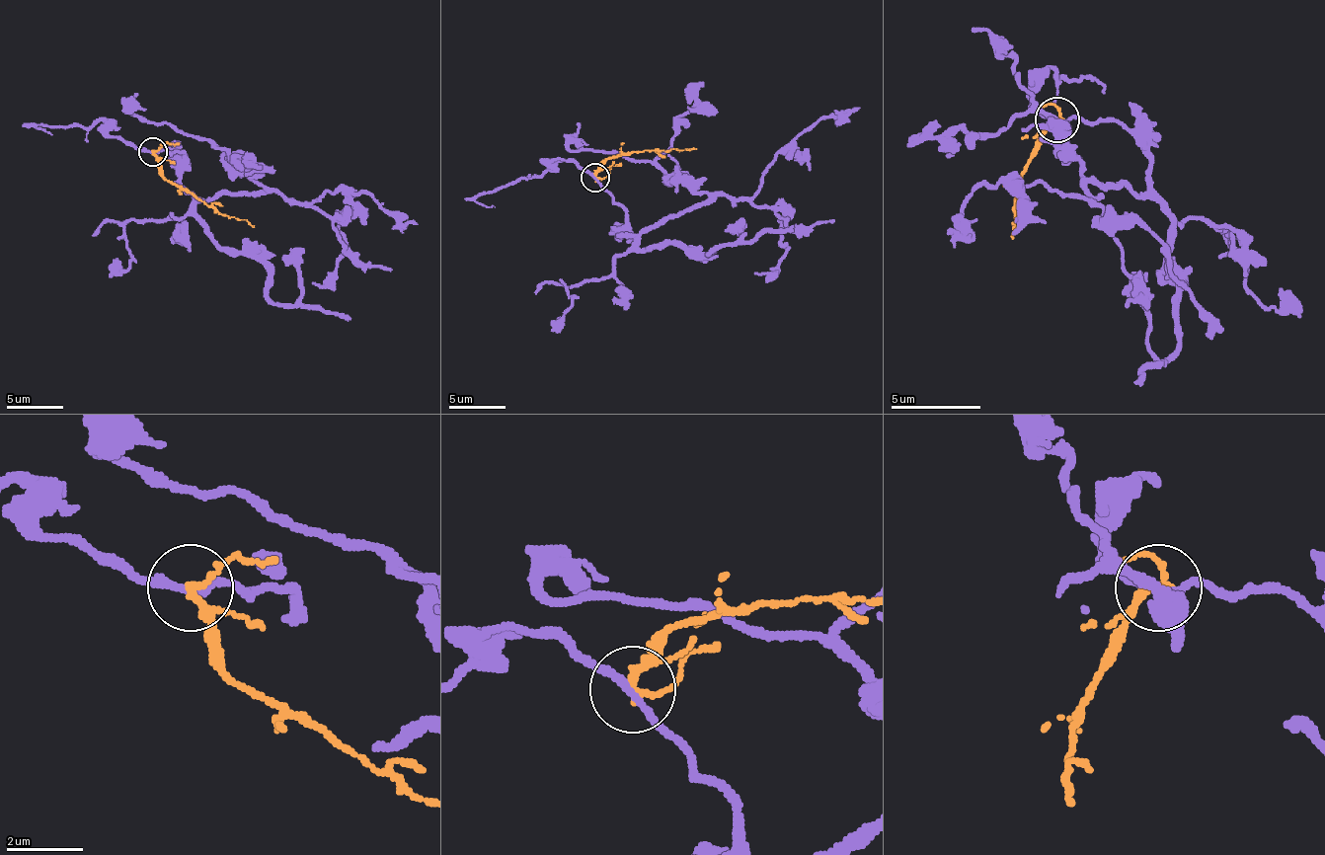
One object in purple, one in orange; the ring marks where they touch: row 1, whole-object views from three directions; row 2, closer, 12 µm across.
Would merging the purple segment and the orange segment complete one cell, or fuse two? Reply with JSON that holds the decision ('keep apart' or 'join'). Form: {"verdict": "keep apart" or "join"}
{"verdict": "keep apart"}

